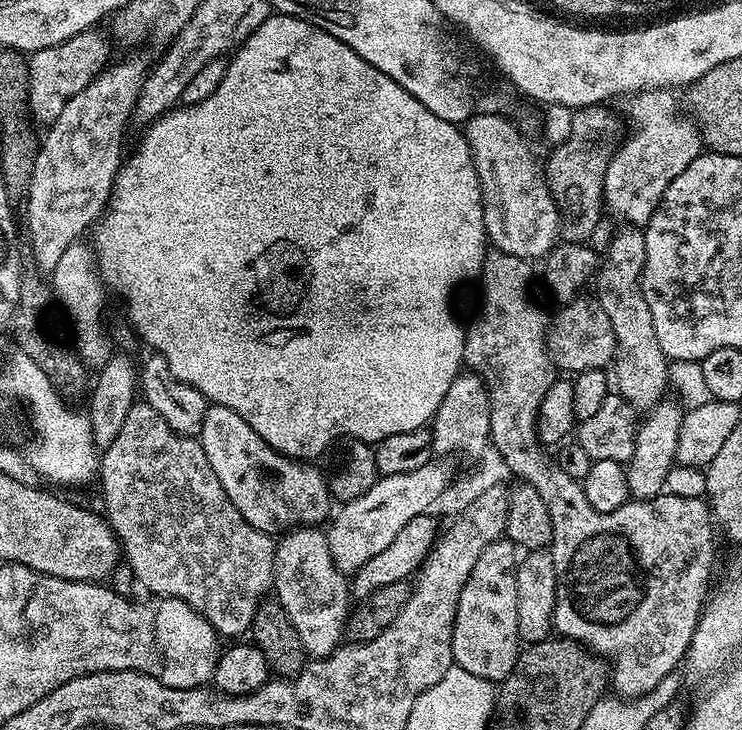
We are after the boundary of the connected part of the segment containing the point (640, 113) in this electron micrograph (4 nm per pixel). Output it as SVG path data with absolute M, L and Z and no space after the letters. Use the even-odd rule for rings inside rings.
M653 88L651 92L633 92L625 99L628 101L624 104L624 112L632 116L636 129L623 137L608 163L604 208L621 216L629 225L648 224L670 182L705 151L706 145L696 121L687 115L679 116L682 104L676 101L676 96L675 91L667 88Z

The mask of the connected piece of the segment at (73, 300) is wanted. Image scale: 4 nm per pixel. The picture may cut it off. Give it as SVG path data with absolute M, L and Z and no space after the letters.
M77 242L69 246L66 254L58 258L58 266L50 274L52 295L57 305L64 307L64 316L68 319L68 328L72 331L71 347L81 363L89 369L98 370L113 359L114 340L104 329L104 292L106 285L100 279L96 269L96 258L87 243Z

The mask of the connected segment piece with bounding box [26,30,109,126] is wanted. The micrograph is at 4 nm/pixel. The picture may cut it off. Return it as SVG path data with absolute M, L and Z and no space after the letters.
M89 30L82 34L74 34L66 43L43 48L27 57L29 68L29 88L27 109L31 119L37 125L51 126L62 114L62 106L74 95L91 84L95 76L99 76L107 67L108 48L100 41L99 31Z

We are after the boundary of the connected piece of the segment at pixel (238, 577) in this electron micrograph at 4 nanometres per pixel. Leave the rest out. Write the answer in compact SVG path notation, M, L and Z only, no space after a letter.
M137 402L132 405L130 414L126 414L126 422L122 422L122 430L118 430L114 442L110 442L110 446L103 449L102 455L99 457L99 480L100 492L104 495L103 515L112 525L112 530L116 533L122 547L123 559L126 564L128 560L133 574L140 579L141 586L149 588L156 598L186 602L199 616L206 617L221 637L236 636L239 632L247 633L252 627L252 619L258 606L264 603L274 588L274 557L277 541L269 533L250 526L250 522L246 522L246 518L242 518L242 514L238 514L238 506L234 506L234 502L230 502L226 490L222 490L222 482L218 482L218 474L214 474L214 470L206 458L206 450L202 450L199 439L183 436L170 430L170 426L166 426L166 422L162 422L158 410L154 410L149 404Z

